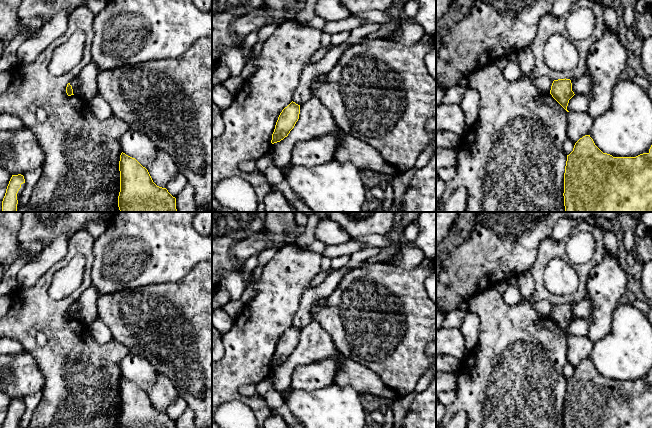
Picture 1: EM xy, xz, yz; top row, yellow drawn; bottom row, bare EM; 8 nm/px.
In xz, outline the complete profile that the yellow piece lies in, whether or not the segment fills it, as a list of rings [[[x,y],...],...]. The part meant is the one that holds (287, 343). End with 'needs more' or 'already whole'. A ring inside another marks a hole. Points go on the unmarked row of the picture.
[[[293,325],[282,334],[272,358],[272,368],[280,366],[288,360],[288,358],[294,352],[296,346],[298,345],[299,338],[300,329],[296,328]]]; already whole

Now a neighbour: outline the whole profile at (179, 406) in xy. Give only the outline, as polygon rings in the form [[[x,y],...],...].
[[[178,396],[166,413],[173,421],[176,421],[178,417],[187,410],[187,408],[187,402],[181,396]]]

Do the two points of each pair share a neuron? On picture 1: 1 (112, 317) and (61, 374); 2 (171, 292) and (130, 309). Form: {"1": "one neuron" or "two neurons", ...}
{"1": "two neurons", "2": "one neuron"}

